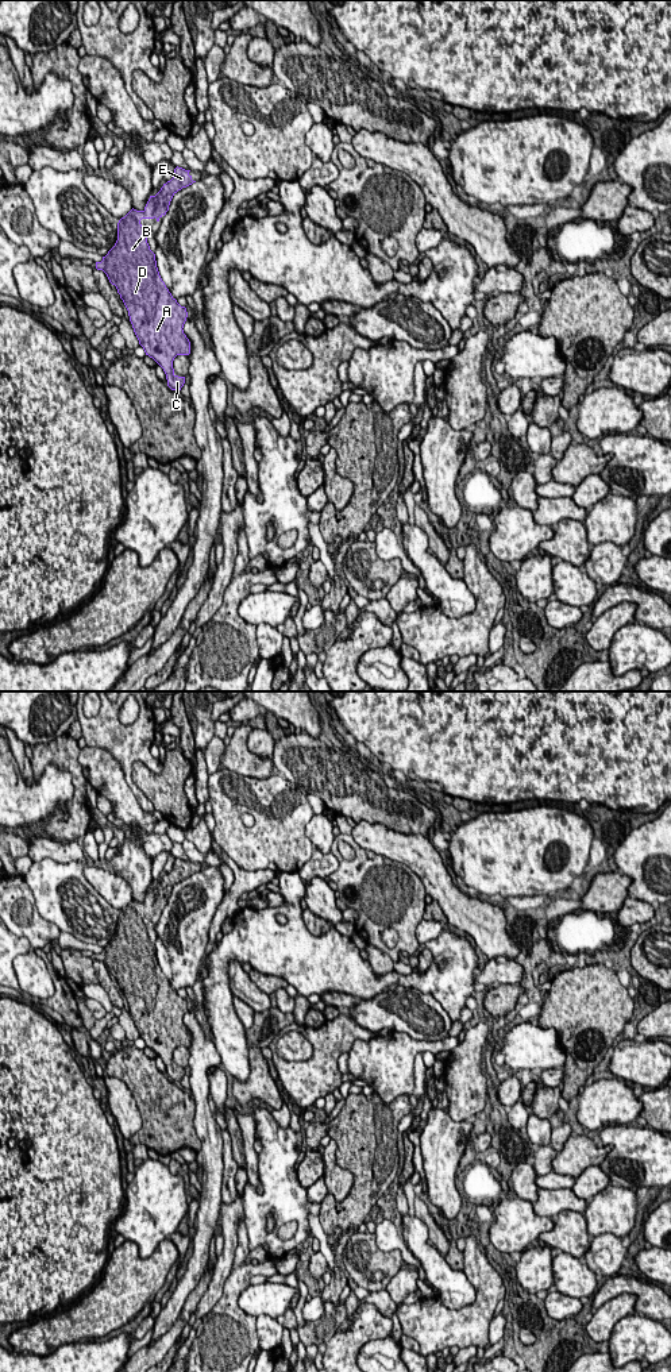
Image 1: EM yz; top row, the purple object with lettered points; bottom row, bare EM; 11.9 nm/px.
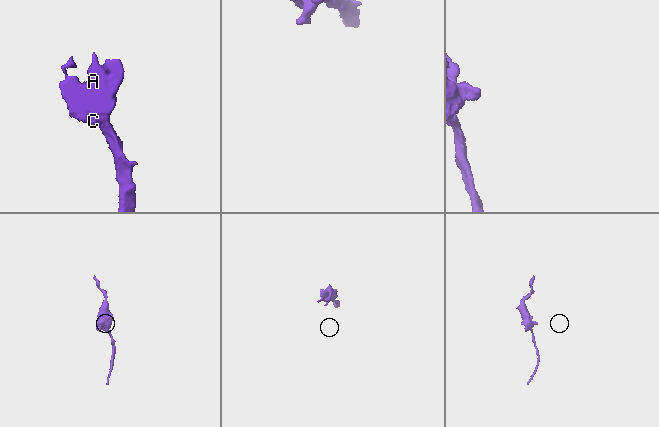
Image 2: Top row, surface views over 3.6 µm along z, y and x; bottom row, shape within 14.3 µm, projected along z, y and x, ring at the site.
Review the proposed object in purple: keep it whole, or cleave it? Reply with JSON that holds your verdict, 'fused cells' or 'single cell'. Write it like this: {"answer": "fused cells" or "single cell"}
{"answer": "single cell"}

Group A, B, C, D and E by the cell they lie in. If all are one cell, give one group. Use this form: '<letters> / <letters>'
A B C D E

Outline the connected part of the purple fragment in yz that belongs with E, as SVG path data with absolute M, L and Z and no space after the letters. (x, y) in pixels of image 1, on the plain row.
M177 858L173 870L163 875L155 887L150 887L143 902L132 899L122 909L117 914L117 932L115 937L103 948L101 953L96 953L96 960L103 961L109 974L116 978L128 1002L130 1013L139 1036L143 1038L146 1047L153 1049L163 1060L167 1078L171 1082L181 1082L185 1075L185 1068L174 1065L173 1052L177 1047L190 1045L190 1033L182 1021L188 1003L185 998L177 994L162 972L157 959L155 945L150 941L140 912L155 909L159 913L169 902L173 887L182 879L196 874L192 871L189 863Z

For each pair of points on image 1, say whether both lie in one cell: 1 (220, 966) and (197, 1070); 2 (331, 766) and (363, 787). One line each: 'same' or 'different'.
1: different
2: same

